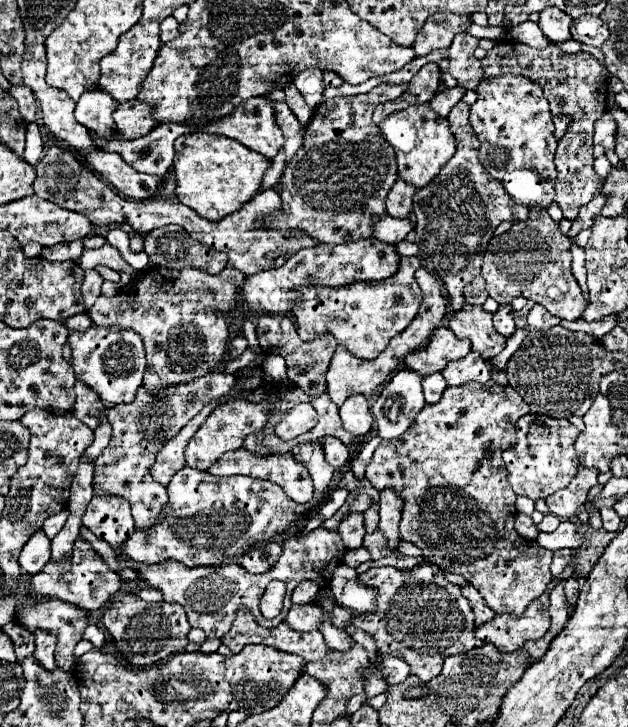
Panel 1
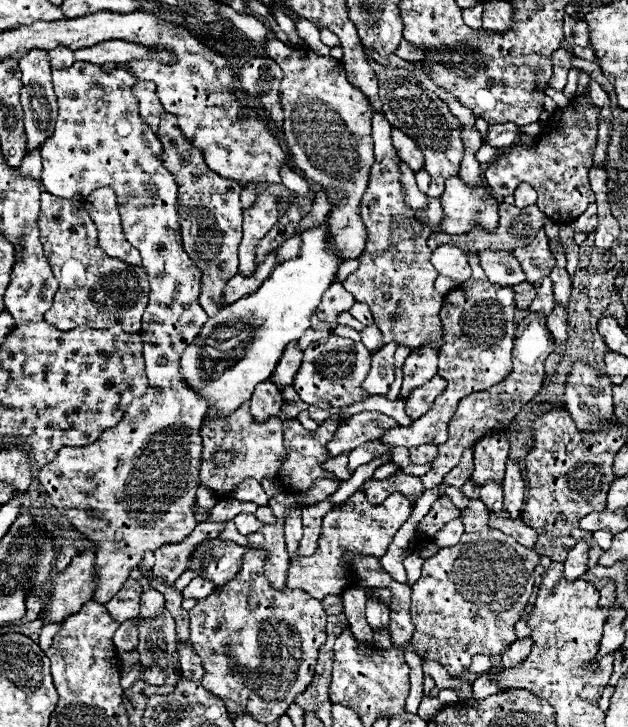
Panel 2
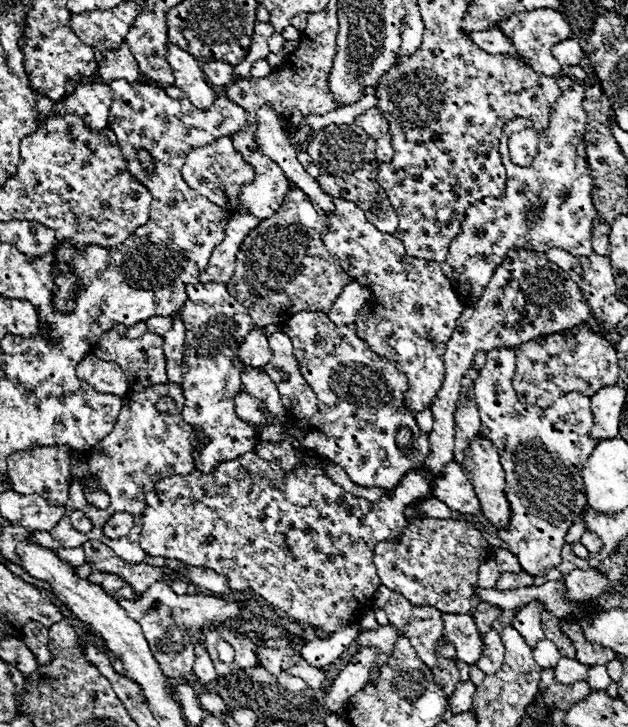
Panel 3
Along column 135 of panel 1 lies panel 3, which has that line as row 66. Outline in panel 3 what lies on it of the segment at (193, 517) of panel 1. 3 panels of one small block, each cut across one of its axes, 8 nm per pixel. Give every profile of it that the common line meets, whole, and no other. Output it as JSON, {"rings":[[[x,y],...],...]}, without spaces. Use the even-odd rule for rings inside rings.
{"rings":[[[538,8],[534,12],[518,12],[516,16],[500,22],[498,26],[502,32],[506,32],[506,36],[510,36],[510,40],[514,42],[514,48],[520,56],[524,56],[528,60],[528,64],[540,72],[540,74],[546,74],[546,76],[558,76],[562,74],[562,66],[556,62],[556,58],[552,56],[550,48],[560,42],[560,40],[566,40],[572,36],[572,30],[570,30],[570,24],[566,22],[566,18],[552,10],[552,8]]]}

